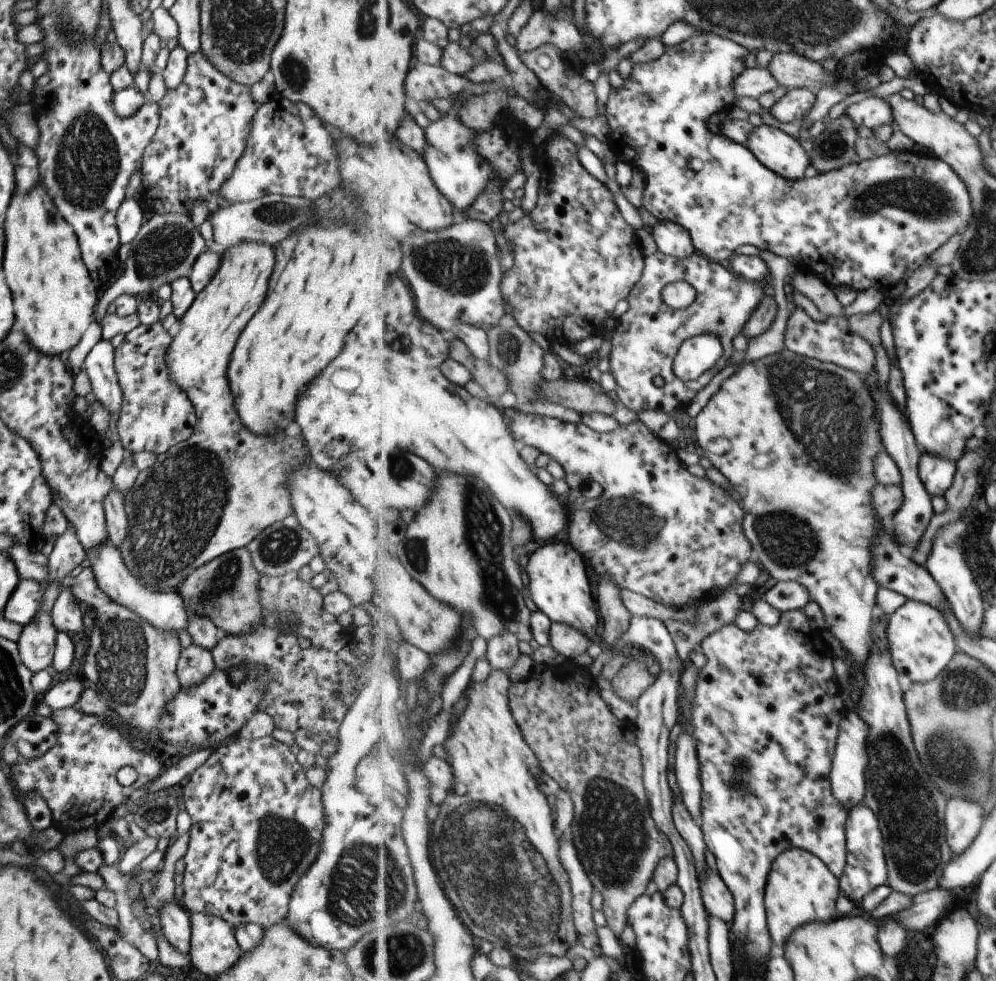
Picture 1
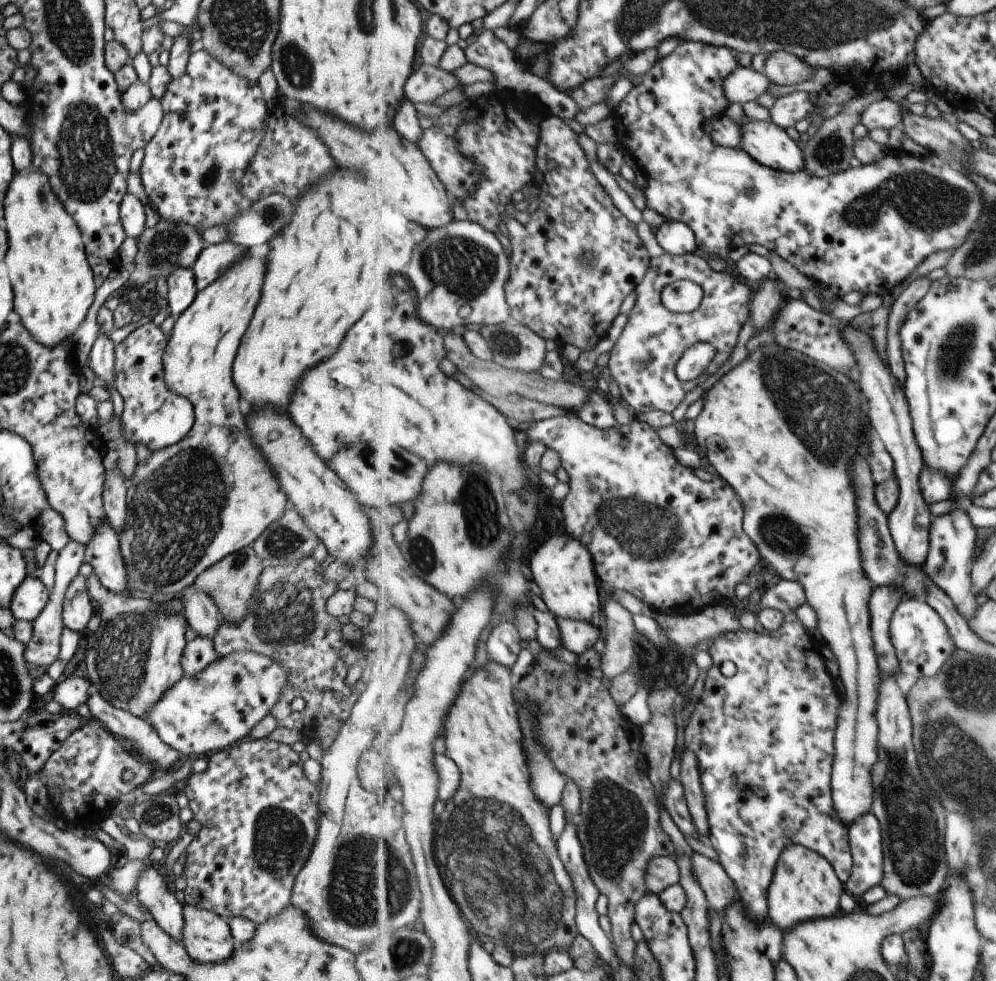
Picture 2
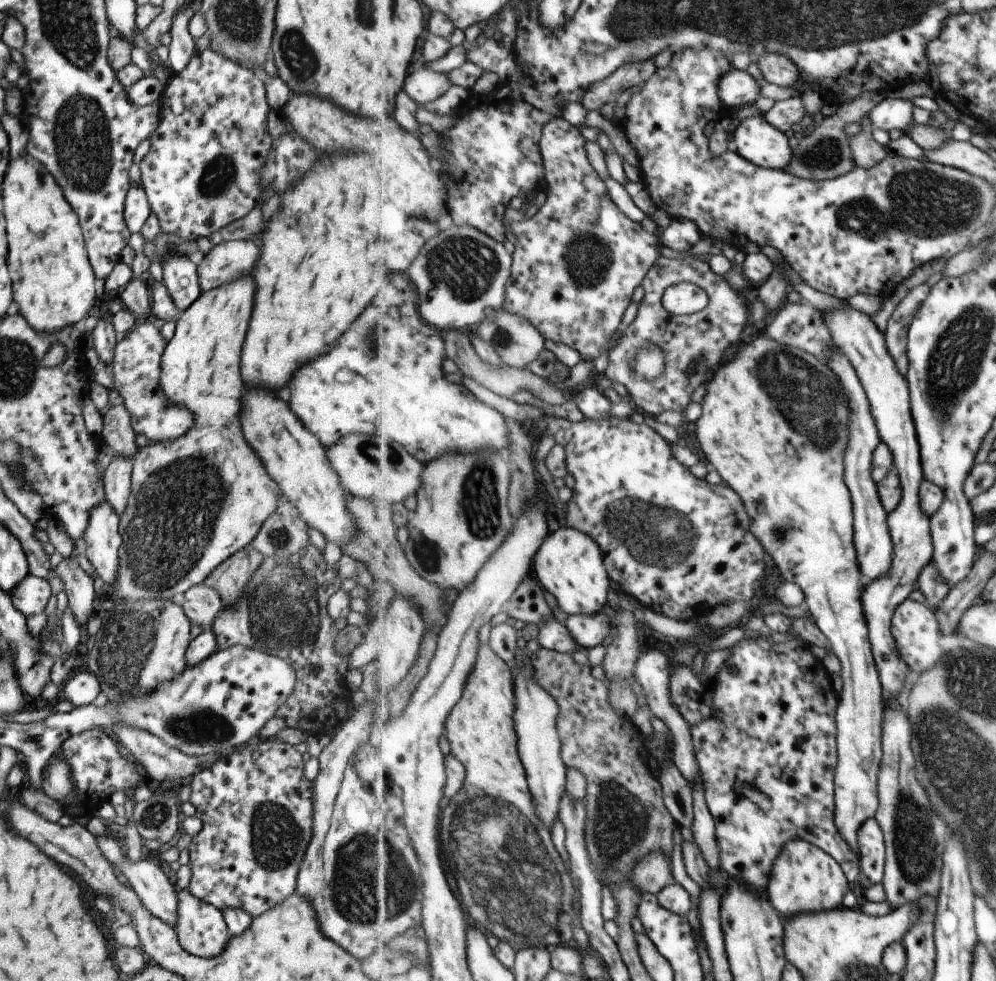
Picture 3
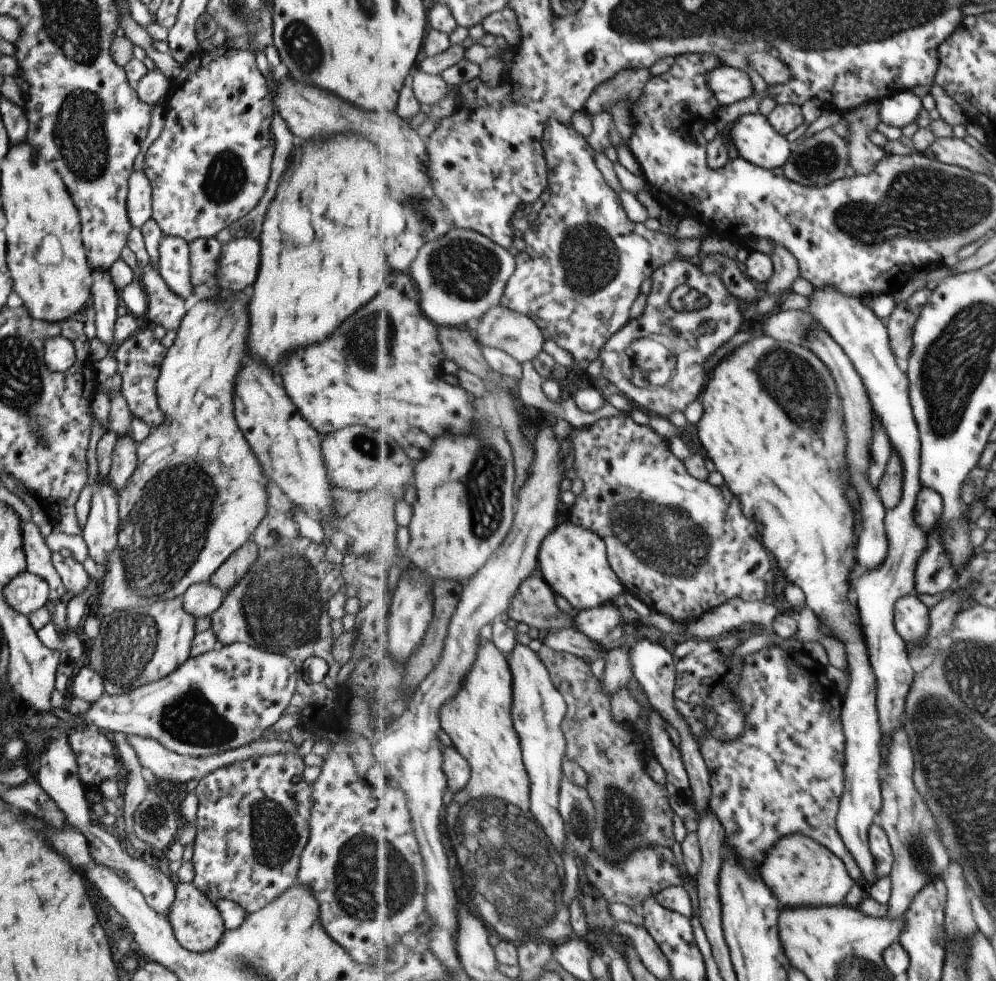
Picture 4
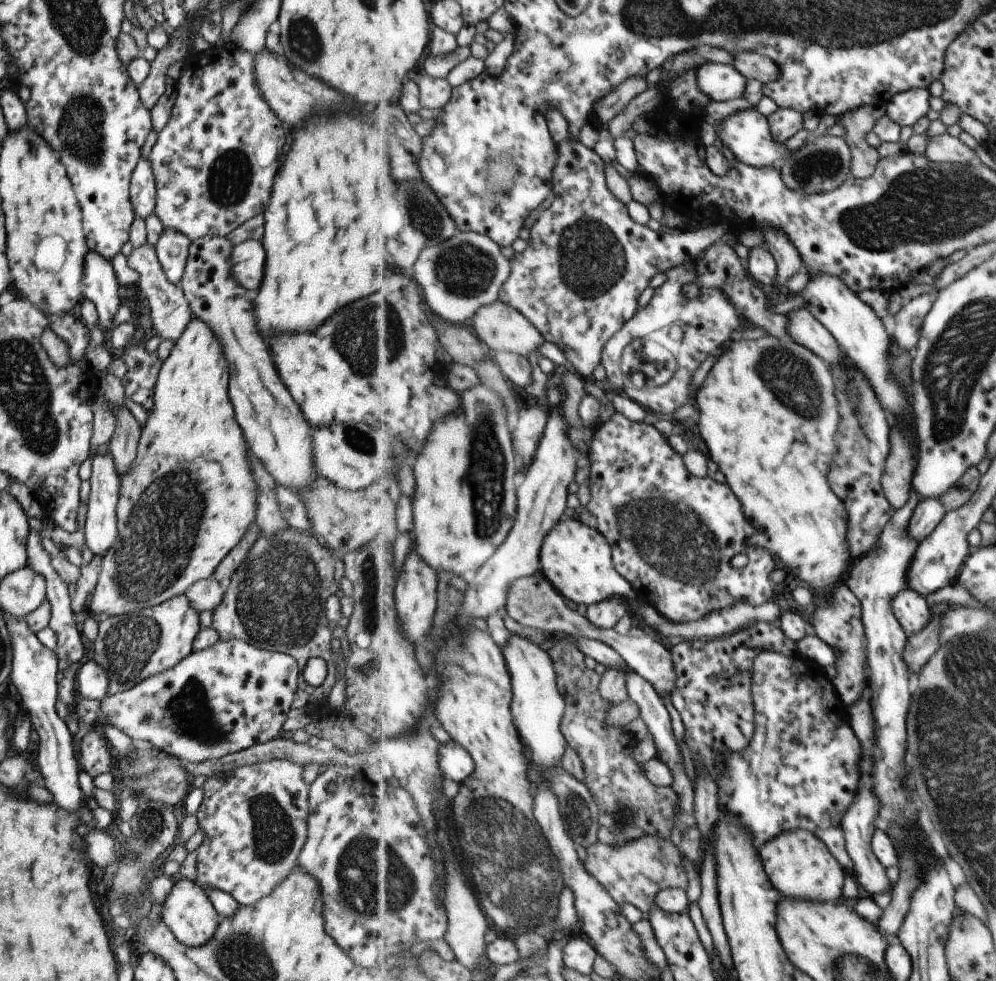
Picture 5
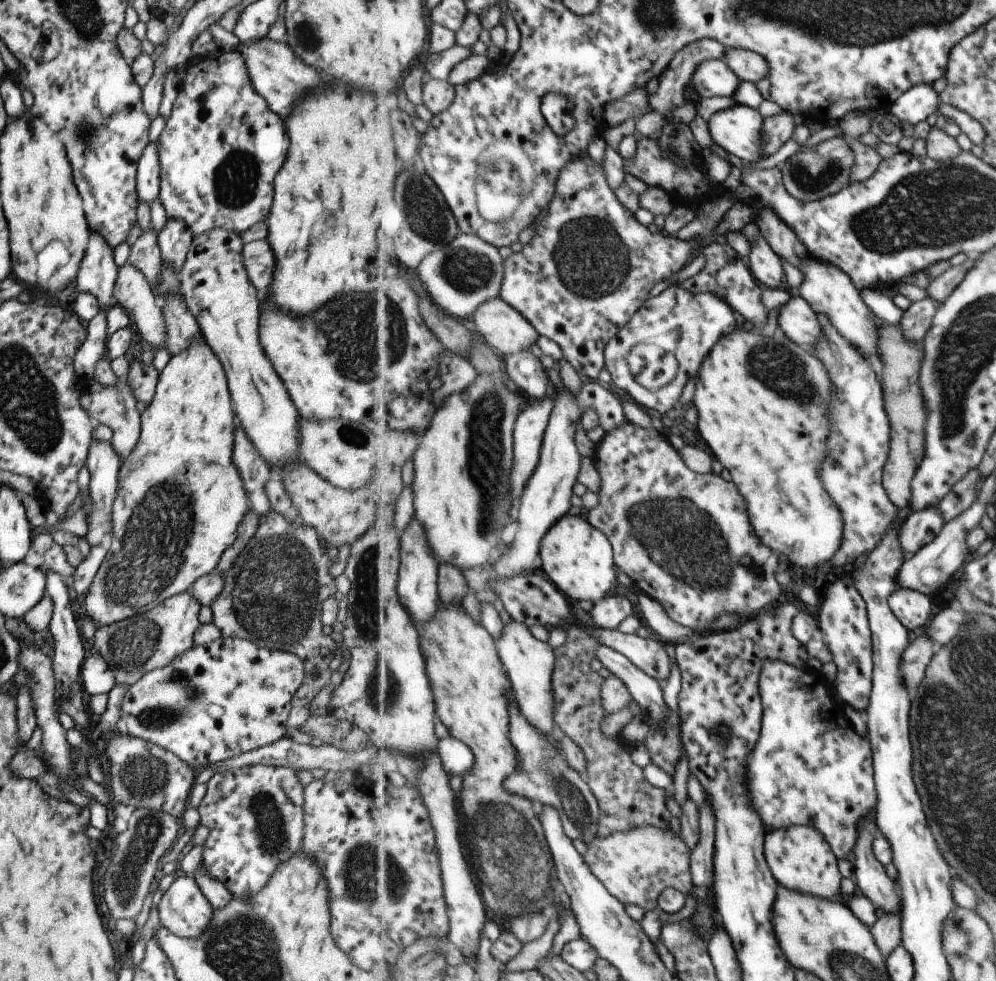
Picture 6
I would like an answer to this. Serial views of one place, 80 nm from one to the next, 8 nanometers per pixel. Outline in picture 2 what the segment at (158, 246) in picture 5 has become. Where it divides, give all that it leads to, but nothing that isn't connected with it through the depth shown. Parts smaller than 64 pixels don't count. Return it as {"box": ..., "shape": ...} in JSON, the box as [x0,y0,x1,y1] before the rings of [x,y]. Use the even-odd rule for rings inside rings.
{"box":[165,267,196,318],"shape":[[[173,267],[165,278],[165,300],[173,318],[179,316],[193,302],[196,295],[194,272],[189,267]]]}

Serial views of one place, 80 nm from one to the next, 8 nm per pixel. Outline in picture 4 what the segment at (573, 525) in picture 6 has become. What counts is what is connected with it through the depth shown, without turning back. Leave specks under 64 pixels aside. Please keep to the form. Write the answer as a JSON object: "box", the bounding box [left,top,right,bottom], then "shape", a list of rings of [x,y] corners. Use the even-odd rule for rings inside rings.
{"box":[539,521,627,611],"shape":[[[565,521],[549,534],[540,550],[539,574],[557,595],[565,598],[580,611],[600,607],[615,596],[627,593],[620,576],[613,570],[608,557],[608,544],[596,532]]]}

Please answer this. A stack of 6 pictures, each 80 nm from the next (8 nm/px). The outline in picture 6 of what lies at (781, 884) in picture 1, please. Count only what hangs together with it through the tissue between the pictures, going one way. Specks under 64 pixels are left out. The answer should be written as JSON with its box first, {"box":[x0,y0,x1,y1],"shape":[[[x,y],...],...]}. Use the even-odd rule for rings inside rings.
{"box":[765,825,841,898],"shape":[[[793,825],[766,834],[765,854],[777,880],[793,890],[821,898],[835,898],[841,892],[840,861],[824,832],[813,825]]]}

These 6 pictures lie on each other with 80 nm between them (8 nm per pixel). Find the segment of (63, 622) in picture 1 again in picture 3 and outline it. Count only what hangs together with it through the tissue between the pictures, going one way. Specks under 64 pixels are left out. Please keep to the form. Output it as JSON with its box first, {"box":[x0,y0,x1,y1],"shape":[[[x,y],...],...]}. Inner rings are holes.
{"box":[54,559,97,624],"shape":[[[61,559],[54,571],[61,579],[62,590],[67,596],[67,607],[72,610],[75,618],[83,624],[87,618],[97,612],[93,607],[95,597],[92,578],[87,575],[77,561]]]}

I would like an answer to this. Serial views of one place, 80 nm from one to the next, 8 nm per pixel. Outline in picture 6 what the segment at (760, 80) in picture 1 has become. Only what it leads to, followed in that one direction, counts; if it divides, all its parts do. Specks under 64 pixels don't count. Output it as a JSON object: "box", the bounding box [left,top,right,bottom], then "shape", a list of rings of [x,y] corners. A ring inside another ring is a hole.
{"box":[690,58,741,97],"shape":[[[725,58],[702,62],[690,76],[690,84],[700,96],[732,97],[741,84],[741,79],[731,70]]]}

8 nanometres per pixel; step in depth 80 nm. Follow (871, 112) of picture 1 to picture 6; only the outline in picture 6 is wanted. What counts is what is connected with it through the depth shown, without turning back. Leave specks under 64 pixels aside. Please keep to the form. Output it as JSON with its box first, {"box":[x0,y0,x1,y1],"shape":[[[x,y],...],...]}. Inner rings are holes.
{"box":[889,84,940,124],"shape":[[[931,84],[917,85],[897,99],[889,110],[900,122],[919,124],[939,110],[940,94]]]}

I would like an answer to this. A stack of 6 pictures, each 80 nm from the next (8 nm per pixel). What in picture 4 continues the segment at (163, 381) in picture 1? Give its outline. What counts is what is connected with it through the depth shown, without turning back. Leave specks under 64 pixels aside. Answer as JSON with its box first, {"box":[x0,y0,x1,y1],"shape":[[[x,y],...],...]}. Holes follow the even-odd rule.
{"box":[110,326,166,428],"shape":[[[148,326],[142,331],[135,332],[128,339],[115,345],[110,353],[116,362],[116,372],[122,378],[120,393],[123,395],[131,414],[141,418],[150,428],[165,424],[164,414],[157,406],[155,383],[166,350],[159,341],[153,340],[151,327]]]}

